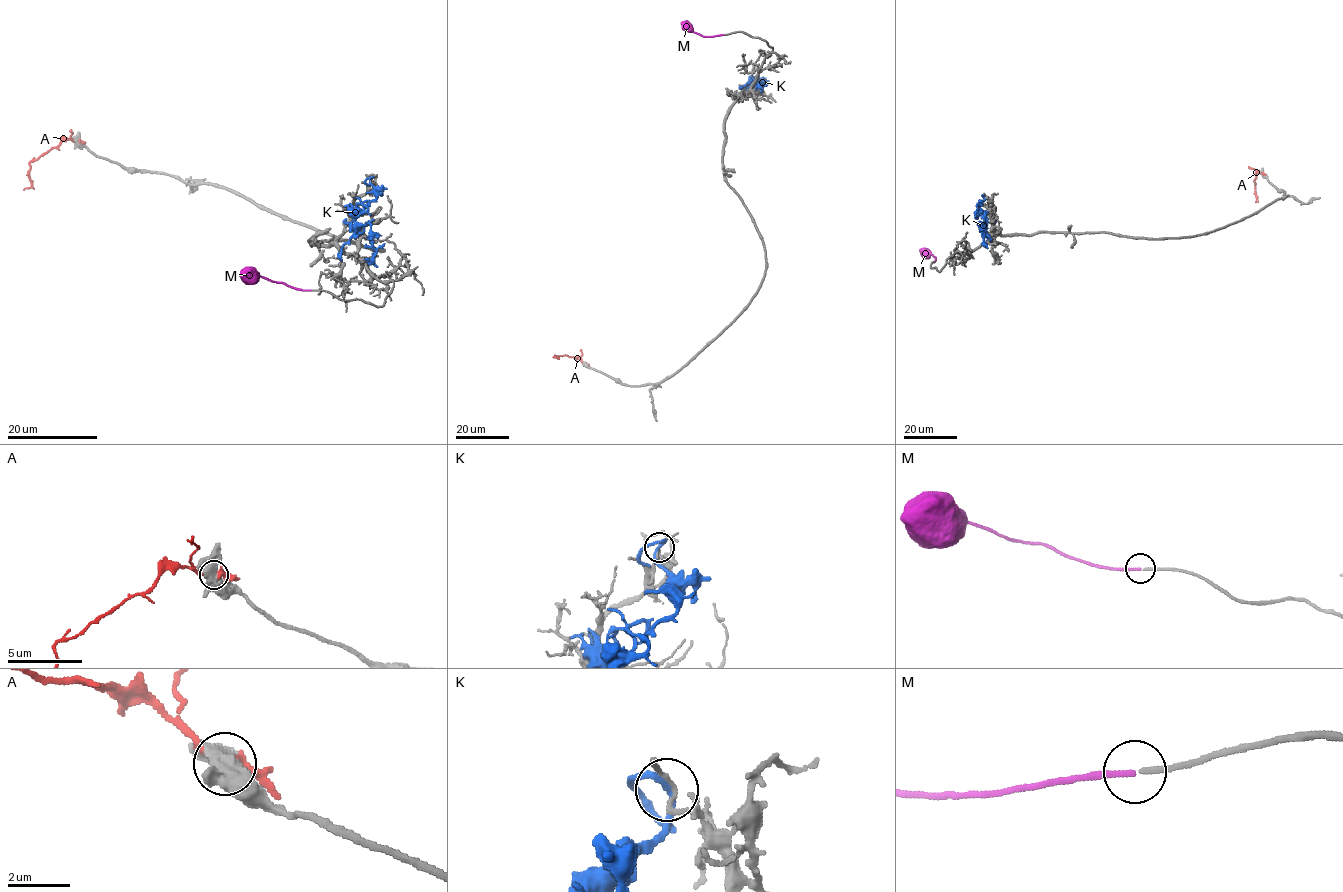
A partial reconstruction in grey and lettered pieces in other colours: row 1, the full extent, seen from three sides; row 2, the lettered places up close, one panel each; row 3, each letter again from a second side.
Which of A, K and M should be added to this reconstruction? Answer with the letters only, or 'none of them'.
M

